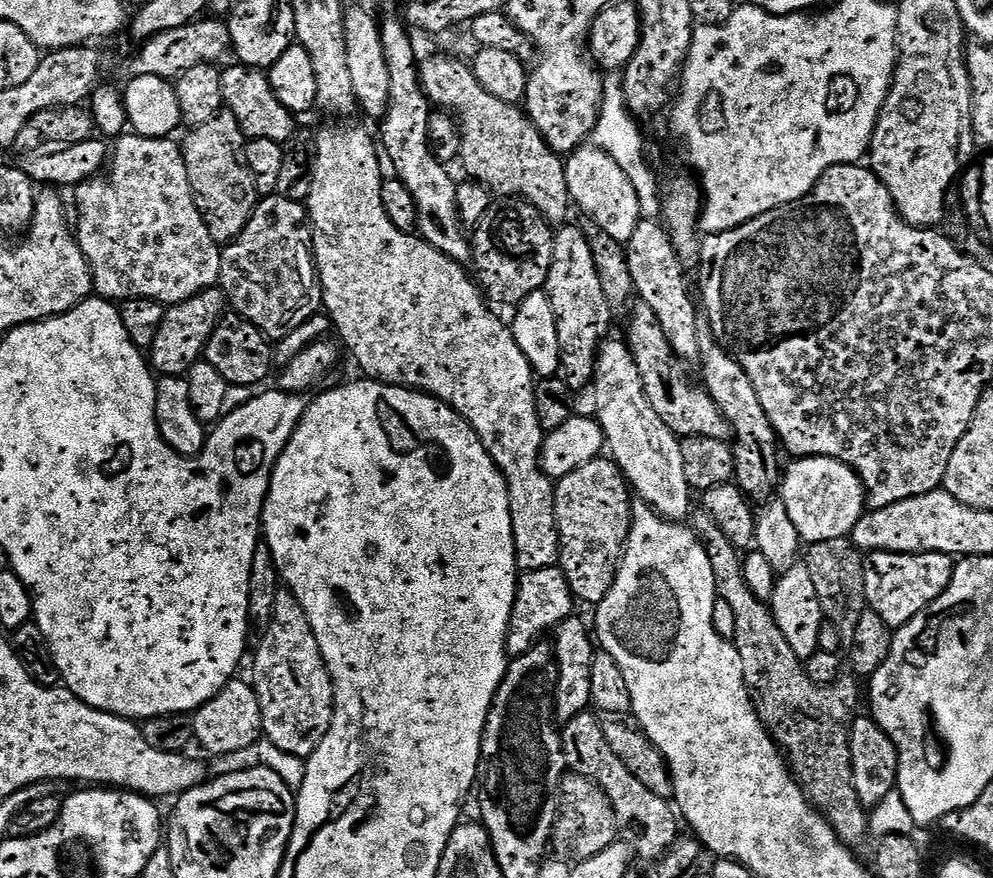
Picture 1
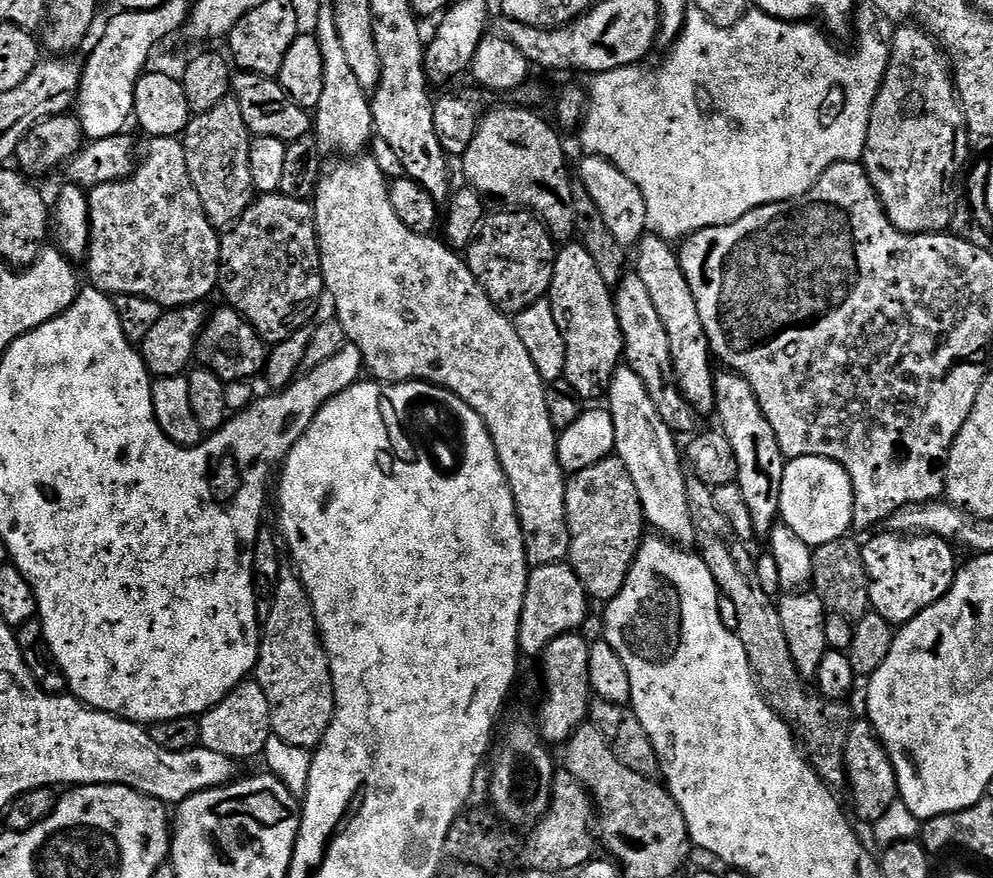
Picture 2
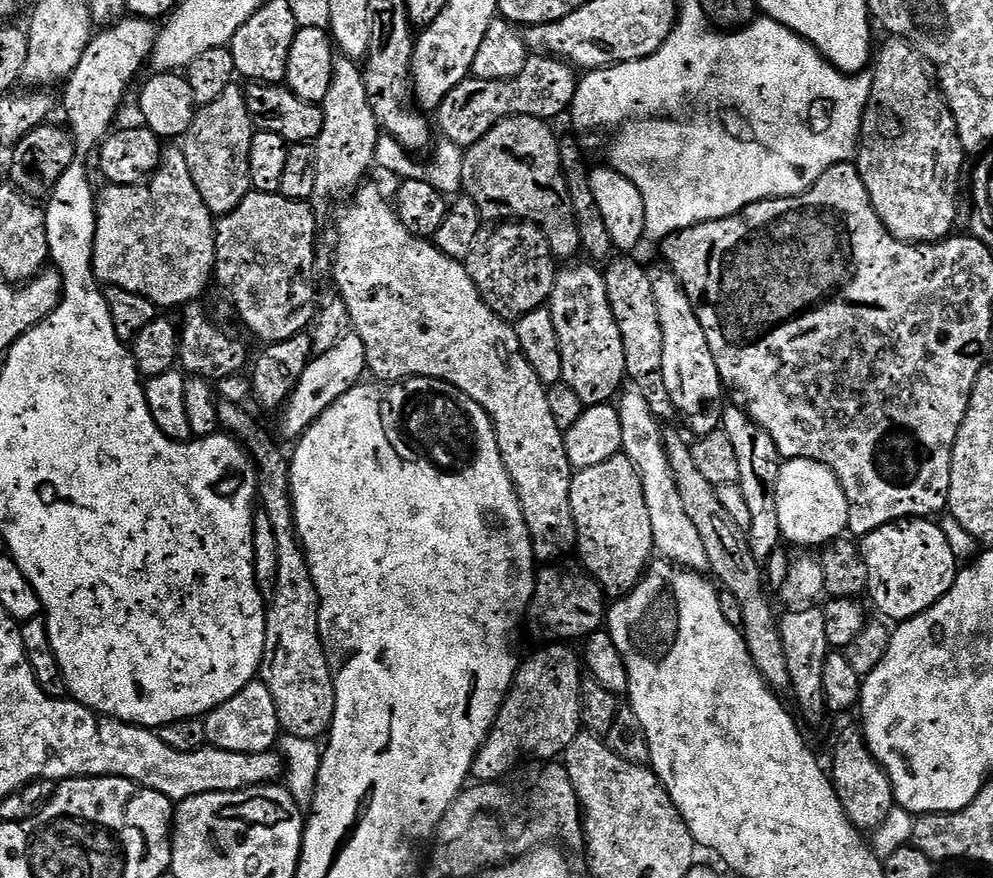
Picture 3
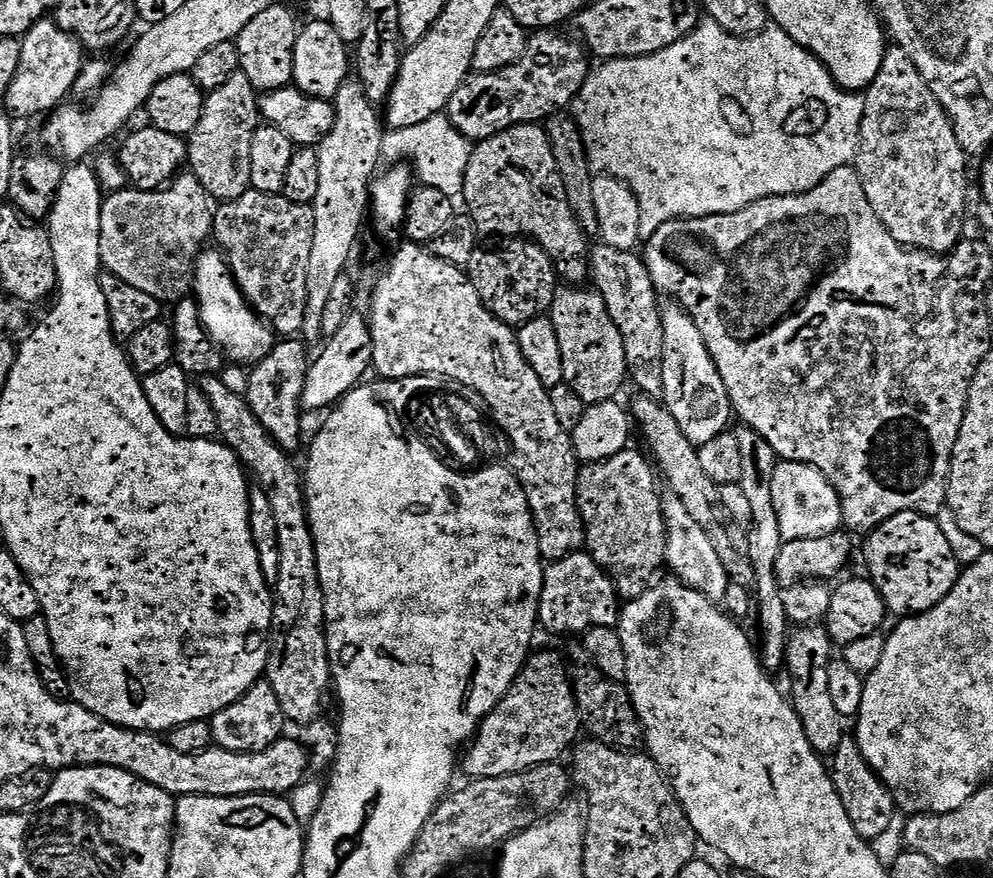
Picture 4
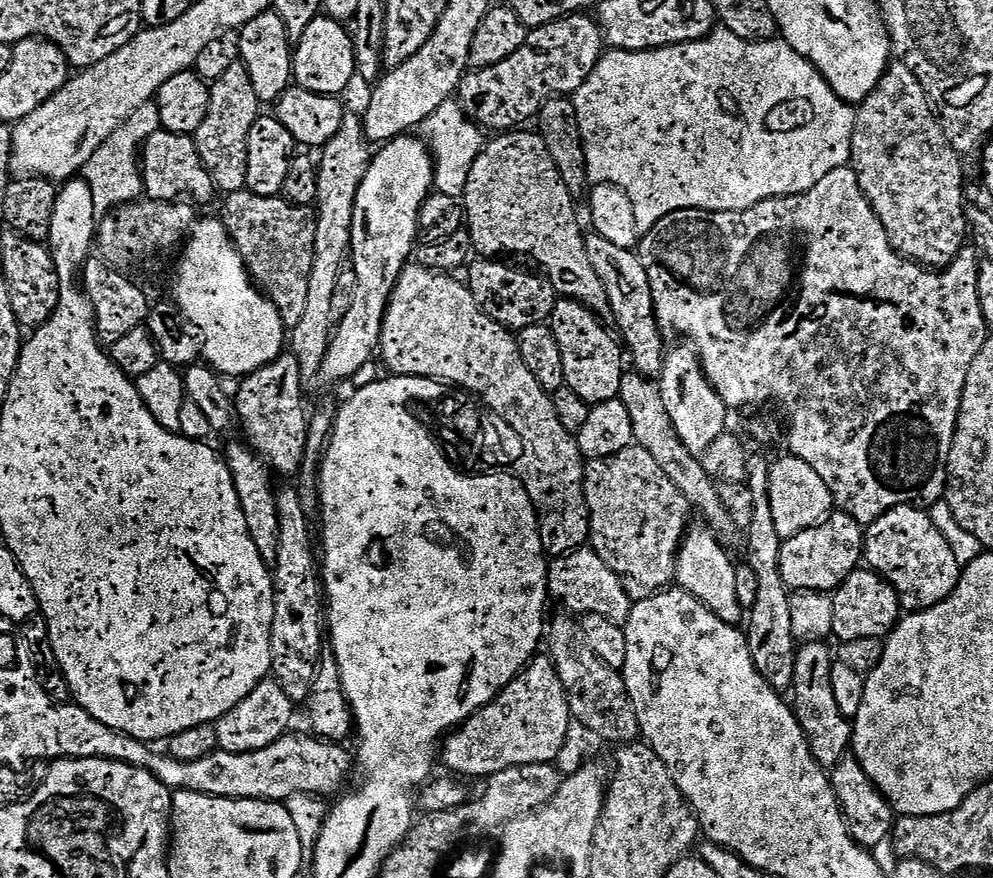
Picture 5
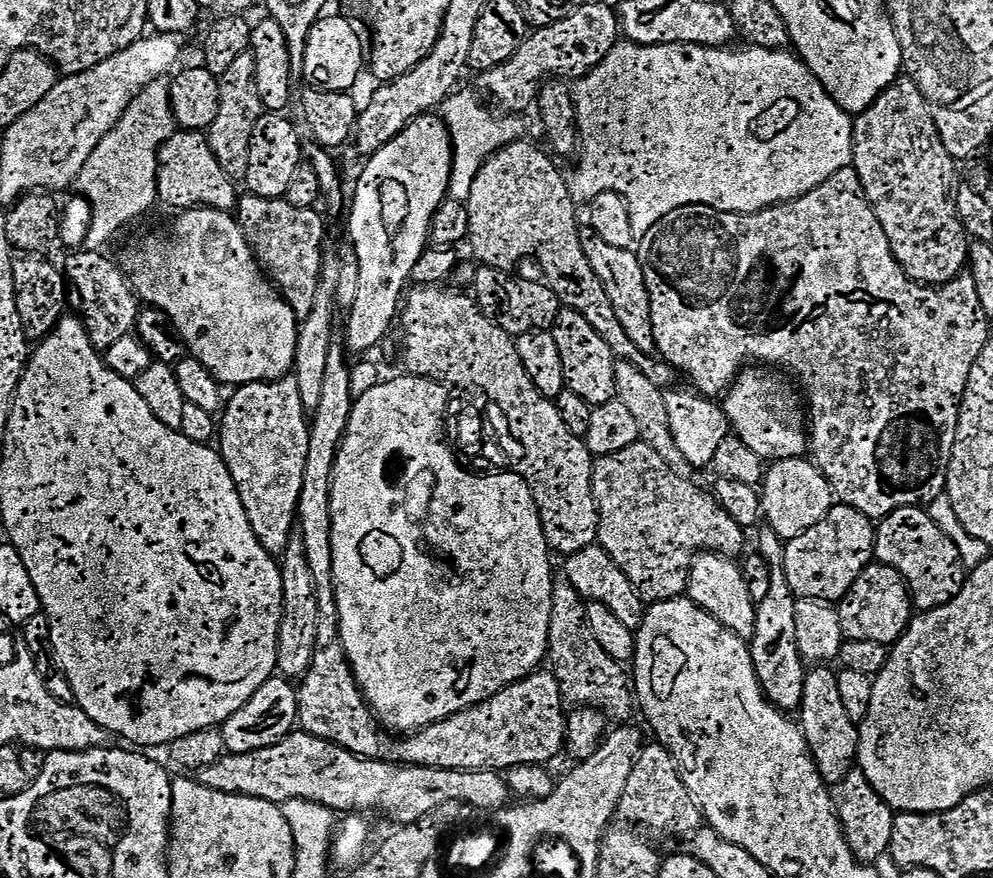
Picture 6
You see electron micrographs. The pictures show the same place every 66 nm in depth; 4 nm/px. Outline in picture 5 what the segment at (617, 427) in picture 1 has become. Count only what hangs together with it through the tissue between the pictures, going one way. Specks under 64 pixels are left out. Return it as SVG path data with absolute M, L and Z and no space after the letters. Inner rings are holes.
M707 526L689 527L676 555L676 580L679 587L694 594L718 618L739 625L745 619L746 610L738 602L738 578L736 577L737 561L720 545L721 537Z

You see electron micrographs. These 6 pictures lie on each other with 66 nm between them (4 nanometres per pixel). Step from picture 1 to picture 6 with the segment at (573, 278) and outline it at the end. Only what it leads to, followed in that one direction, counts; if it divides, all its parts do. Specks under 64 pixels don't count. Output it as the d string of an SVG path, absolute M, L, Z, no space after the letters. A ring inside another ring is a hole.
M561 307L558 318L553 322L550 331L558 346L558 354L562 356L565 389L578 394L578 398L594 406L615 400L614 366L617 357L612 356L613 345L602 342L602 334L598 334L598 330L594 330L594 326L590 326L590 322L582 318L582 314L565 307Z

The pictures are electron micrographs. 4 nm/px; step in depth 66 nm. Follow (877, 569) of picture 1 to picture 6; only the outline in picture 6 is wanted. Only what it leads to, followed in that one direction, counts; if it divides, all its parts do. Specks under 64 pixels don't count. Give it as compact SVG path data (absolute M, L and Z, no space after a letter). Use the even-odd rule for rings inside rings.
M923 507L896 508L875 525L874 556L879 563L902 574L916 610L931 610L948 604L960 593L966 579L960 573L960 548L923 512Z

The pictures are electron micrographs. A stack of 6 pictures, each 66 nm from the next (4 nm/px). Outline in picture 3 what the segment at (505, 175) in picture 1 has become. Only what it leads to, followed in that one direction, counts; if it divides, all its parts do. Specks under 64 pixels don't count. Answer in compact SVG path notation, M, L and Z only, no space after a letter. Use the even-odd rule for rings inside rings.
M508 116L498 122L498 126L491 128L475 146L465 151L462 162L462 192L472 199L474 206L478 206L481 221L536 224L548 235L550 250L557 261L568 262L579 257L582 249L578 222L574 218L574 206L570 206L570 190L566 190L566 178L562 174L560 140L552 133L552 127L547 120L529 116Z

